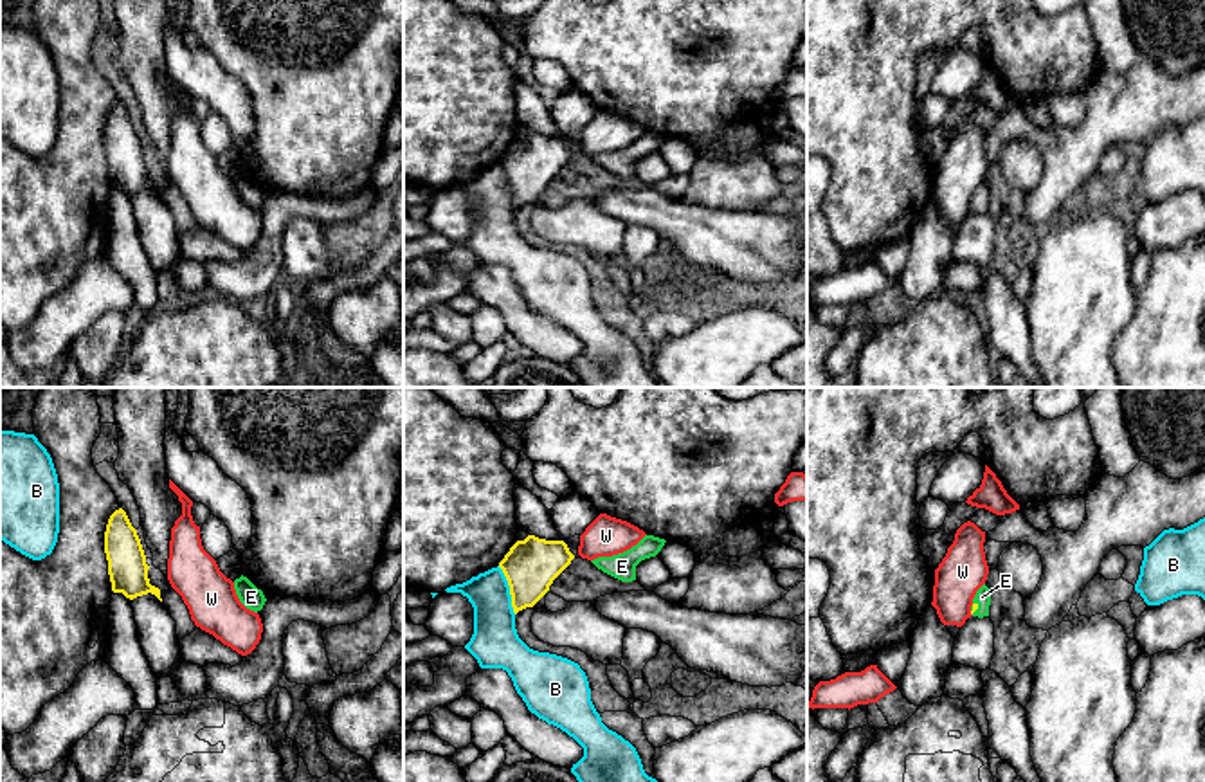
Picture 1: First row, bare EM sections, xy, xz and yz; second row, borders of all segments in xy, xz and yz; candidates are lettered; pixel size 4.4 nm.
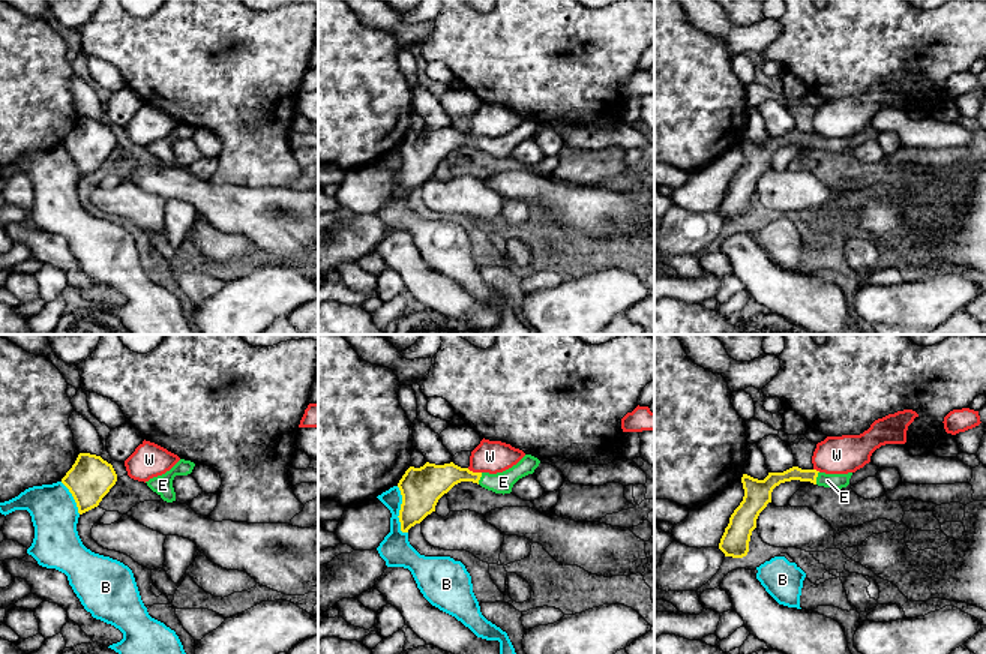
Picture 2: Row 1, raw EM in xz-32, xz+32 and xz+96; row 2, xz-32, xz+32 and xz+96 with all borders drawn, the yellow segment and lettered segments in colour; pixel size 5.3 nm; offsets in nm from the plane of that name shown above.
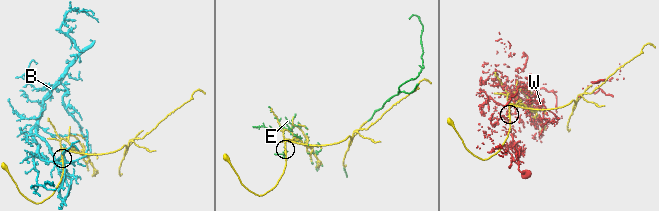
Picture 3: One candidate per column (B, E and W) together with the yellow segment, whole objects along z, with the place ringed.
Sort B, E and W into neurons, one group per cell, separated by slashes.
B / E / W

